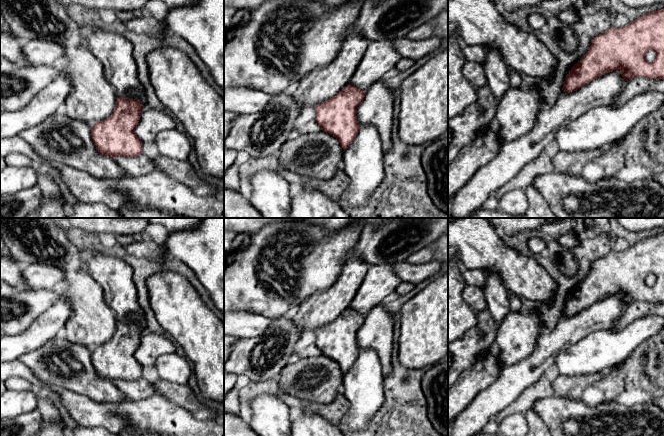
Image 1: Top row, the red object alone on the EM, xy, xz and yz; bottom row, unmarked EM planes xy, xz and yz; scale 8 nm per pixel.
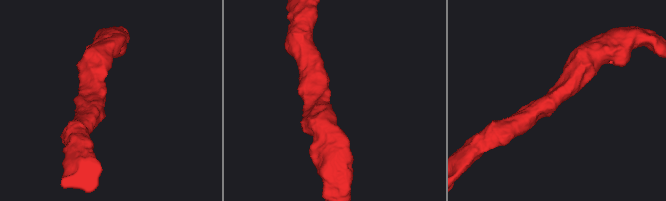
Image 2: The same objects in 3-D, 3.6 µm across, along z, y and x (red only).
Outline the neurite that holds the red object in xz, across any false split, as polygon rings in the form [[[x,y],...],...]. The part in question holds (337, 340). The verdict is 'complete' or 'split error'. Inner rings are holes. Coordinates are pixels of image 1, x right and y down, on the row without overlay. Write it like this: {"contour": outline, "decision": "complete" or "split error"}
{"contour": [[[382,305],[365,315],[348,308],[332,322],[315,330],[315,345],[347,373],[361,351],[373,349],[379,357],[384,379],[392,373],[394,318]]], "decision": "split error"}

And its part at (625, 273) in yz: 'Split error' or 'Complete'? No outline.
Split error

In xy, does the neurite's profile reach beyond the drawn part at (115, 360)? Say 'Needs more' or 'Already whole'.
Needs more

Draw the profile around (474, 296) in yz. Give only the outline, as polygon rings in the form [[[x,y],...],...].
[[[465,285],[463,289],[463,299],[476,314],[487,309],[484,292],[476,286]]]

